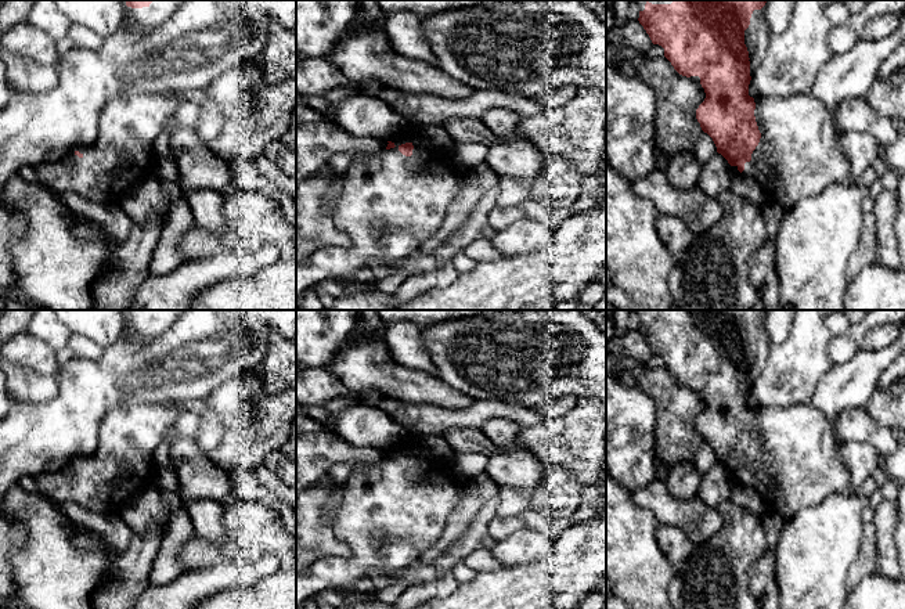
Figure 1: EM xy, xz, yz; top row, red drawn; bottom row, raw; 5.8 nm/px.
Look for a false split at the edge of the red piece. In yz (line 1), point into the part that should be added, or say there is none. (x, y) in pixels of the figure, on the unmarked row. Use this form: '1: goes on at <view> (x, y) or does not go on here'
1: goes on at yz (799, 465)

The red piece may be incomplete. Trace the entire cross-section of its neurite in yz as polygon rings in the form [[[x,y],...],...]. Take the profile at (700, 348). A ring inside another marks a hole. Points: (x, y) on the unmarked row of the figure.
[[[635,310],[639,334],[653,354],[664,358],[664,367],[674,379],[686,388],[699,386],[706,408],[696,419],[696,429],[735,483],[754,489],[767,509],[776,511],[790,520],[798,511],[822,502],[834,493],[848,493],[850,472],[840,457],[840,439],[828,418],[810,404],[789,407],[749,406],[754,379],[762,371],[771,340],[761,318],[767,310]]]

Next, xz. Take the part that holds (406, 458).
[[[403,442],[387,450],[387,457],[371,465],[356,465],[343,484],[343,501],[333,520],[333,533],[349,545],[349,556],[324,556],[296,576],[296,609],[317,594],[336,587],[354,585],[361,579],[369,579],[372,572],[396,574],[418,562],[441,536],[447,518],[458,505],[461,486],[455,482],[455,468],[451,462],[429,460],[417,454],[412,442]]]

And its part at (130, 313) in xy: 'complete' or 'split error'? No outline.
split error

